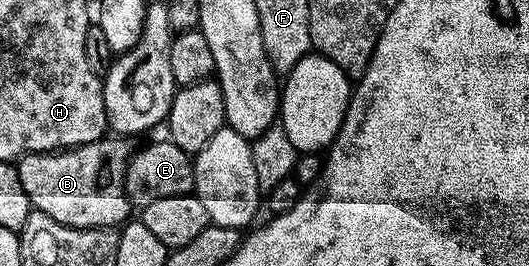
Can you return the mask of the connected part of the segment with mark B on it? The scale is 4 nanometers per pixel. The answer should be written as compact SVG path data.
M105 135L99 141L54 153L28 153L19 158L17 168L21 187L38 212L74 229L115 229L132 216L125 179L127 162L133 156L130 140Z

